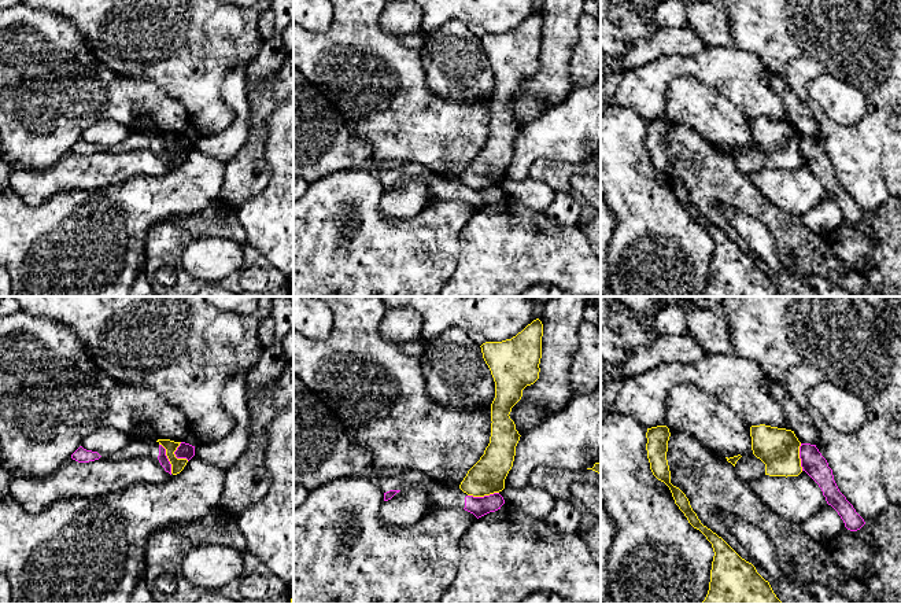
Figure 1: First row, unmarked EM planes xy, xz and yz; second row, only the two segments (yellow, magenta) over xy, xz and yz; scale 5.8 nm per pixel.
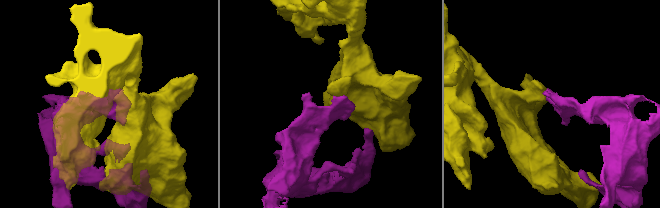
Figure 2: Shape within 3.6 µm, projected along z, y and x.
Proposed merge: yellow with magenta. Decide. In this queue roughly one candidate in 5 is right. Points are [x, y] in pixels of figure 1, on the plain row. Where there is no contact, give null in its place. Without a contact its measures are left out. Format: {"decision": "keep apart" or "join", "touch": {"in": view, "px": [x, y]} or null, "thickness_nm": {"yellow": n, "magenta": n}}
{"decision": "keep apart", "touch": {"in": "xz", "px": [483, 188]}, "thickness_nm": {"yellow": 200, "magenta": 110}}

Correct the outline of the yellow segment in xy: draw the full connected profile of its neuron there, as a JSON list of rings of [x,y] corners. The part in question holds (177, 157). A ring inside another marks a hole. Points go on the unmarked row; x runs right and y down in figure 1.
[[[158,132],[156,135],[166,141],[166,148],[171,156],[171,166],[180,166],[188,155],[187,151],[177,151],[174,147],[181,135],[174,135],[170,132]]]

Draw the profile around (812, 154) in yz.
[[[801,136],[800,151],[802,163],[819,177],[827,196],[838,205],[845,220],[850,224],[860,222],[865,217],[864,211],[839,184],[834,173],[832,162],[828,159],[827,152],[821,148],[816,137]]]

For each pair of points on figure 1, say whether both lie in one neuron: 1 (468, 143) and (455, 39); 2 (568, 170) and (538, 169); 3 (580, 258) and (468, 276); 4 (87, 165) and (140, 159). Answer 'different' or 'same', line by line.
1: different
2: same
3: same
4: same

